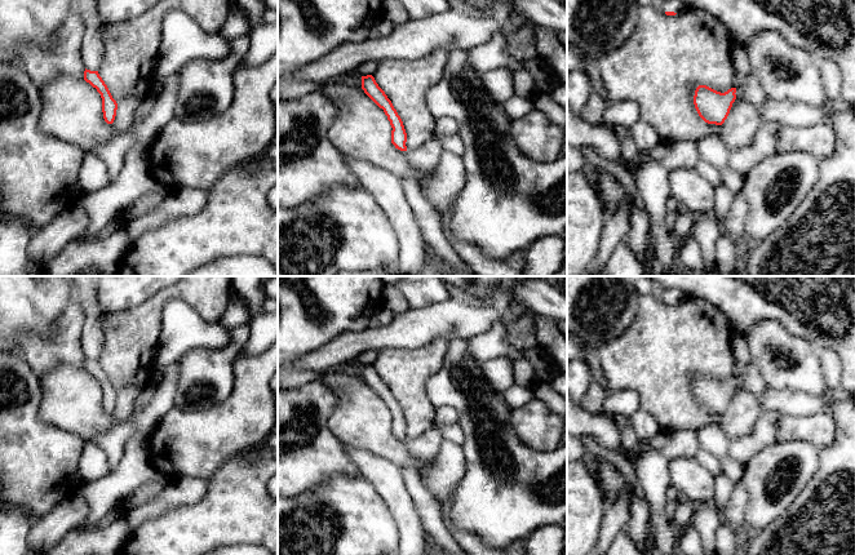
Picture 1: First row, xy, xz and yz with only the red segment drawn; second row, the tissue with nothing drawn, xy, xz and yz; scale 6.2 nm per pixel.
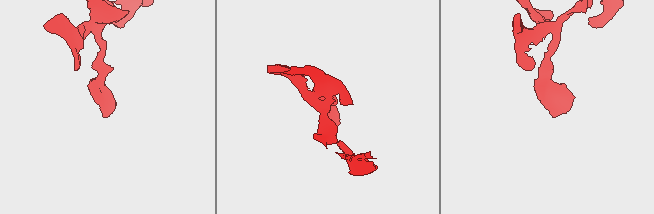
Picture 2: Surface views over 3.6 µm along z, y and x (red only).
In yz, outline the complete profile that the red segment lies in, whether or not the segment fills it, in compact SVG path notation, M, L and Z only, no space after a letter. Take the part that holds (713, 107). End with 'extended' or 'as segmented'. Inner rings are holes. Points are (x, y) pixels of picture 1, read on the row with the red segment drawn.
M699 85L694 96L694 105L699 116L708 124L722 125L736 99L735 93L736 88L721 93L706 85Z; as segmented

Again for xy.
M85 68L84 80L89 83L93 88L96 88L97 92L101 94L103 119L107 124L112 124L116 116L118 103L112 98L107 85L99 76L98 71L90 71Z; as segmented

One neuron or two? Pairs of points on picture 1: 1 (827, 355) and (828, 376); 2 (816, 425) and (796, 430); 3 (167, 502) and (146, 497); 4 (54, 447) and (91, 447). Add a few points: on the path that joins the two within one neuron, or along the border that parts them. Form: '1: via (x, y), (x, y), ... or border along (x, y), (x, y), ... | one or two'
1: via (828, 360), (828, 371) | one
2: via (811, 429), (801, 429) | one
3: border along (165, 485), (151, 500), (133, 507), (127, 514) | two
4: border along (87, 440), (75, 475) | two

